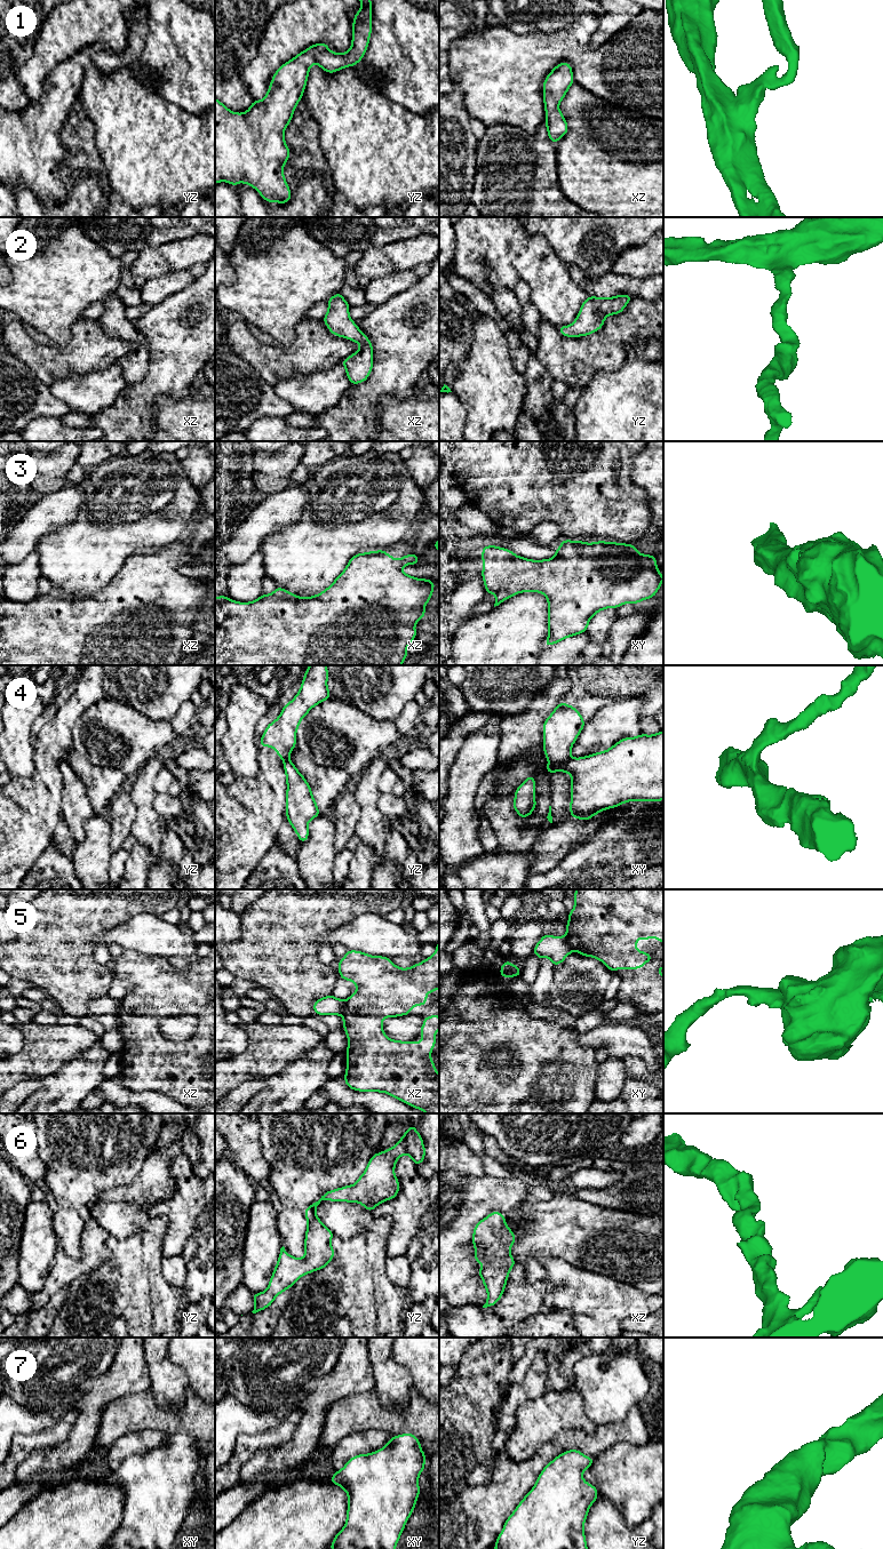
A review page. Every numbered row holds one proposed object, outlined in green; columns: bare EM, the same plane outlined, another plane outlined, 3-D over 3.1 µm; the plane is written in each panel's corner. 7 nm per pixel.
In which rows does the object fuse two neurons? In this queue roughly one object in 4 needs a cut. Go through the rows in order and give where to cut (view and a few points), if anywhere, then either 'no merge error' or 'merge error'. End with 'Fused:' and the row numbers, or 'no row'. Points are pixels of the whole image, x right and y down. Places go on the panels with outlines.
1: no cut | no merge error
2: no cut | no merge error
3: no cut | no merge error
4: xy (571, 758), (559, 764), (549, 765) | merge error
5: xz (345, 1000), (341, 1014) | merge error
6: no cut | no merge error
7: no cut | no merge error
Fused: 4, 5

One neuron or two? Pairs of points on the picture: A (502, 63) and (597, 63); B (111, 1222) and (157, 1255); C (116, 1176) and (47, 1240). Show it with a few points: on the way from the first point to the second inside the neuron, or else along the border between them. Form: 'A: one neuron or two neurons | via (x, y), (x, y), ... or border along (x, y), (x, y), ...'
A: one neuron | via (526, 60), (533, 55), (573, 55)
B: one neuron | via (127, 1222), (141, 1222), (152, 1234), (152, 1239)
C: two neurons | border along (53, 1214), (53, 1230), (60, 1244)

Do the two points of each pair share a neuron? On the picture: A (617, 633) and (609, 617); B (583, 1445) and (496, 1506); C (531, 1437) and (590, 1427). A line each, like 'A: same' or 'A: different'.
A: different
B: same
C: same

